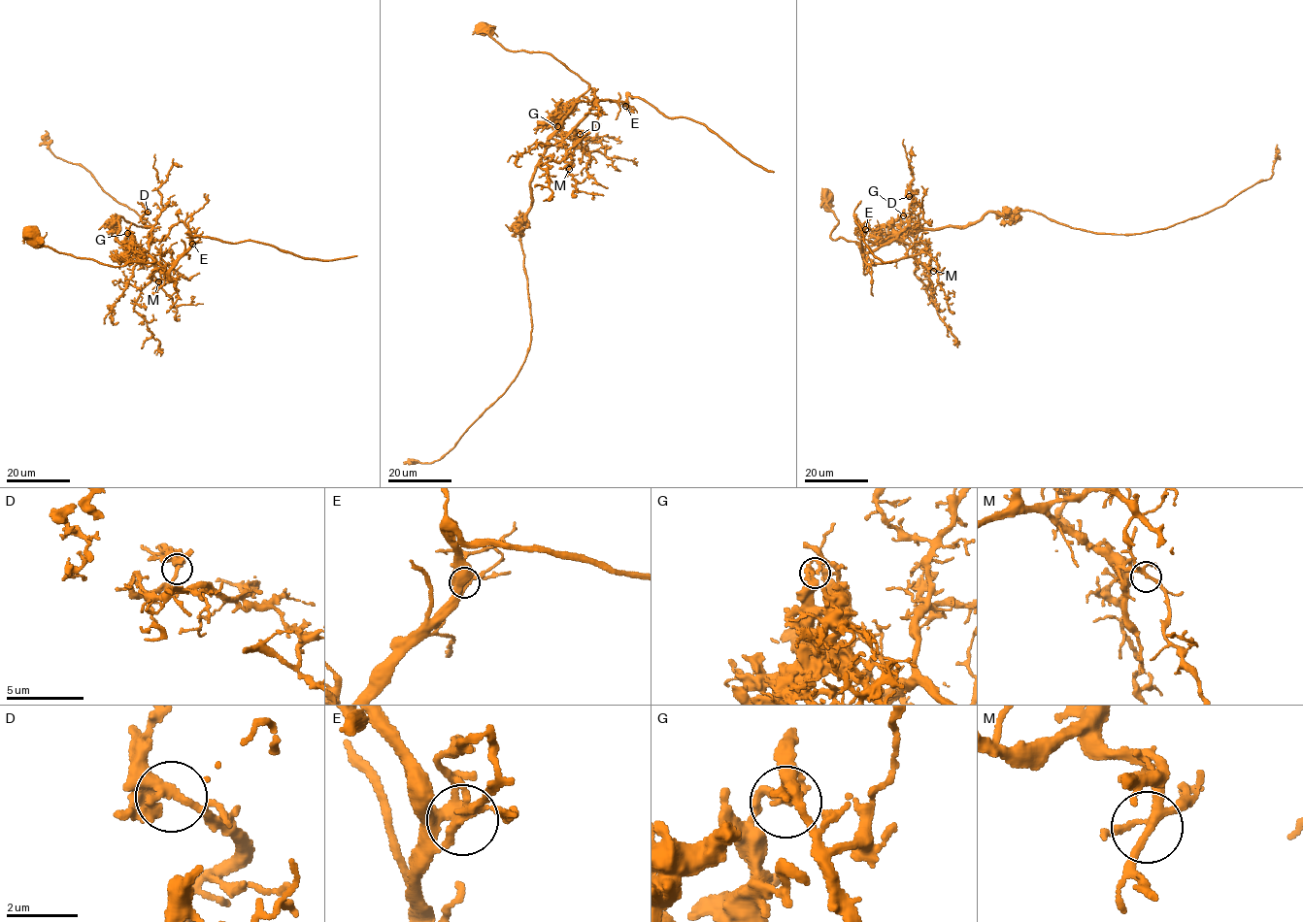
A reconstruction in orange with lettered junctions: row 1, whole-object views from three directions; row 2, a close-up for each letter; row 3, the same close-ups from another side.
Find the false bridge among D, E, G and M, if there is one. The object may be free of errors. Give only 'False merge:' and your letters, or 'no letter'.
False merge: G

